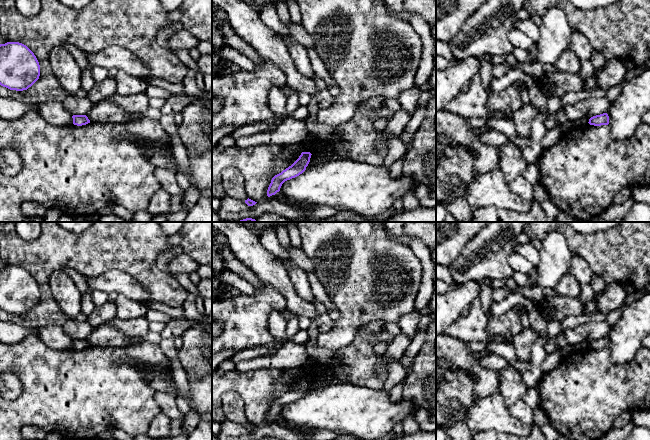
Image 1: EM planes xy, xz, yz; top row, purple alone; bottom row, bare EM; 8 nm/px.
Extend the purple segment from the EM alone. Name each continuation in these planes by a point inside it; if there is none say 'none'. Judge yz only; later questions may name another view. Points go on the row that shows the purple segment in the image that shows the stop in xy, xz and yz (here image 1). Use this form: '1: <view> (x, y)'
none

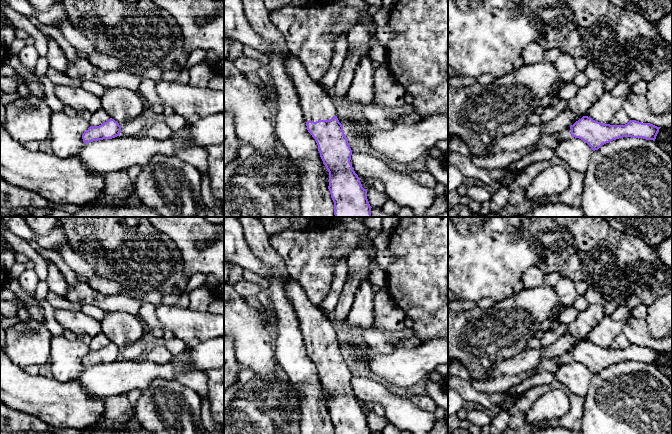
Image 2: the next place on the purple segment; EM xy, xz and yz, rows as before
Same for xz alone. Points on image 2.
1: xz (316, 104)

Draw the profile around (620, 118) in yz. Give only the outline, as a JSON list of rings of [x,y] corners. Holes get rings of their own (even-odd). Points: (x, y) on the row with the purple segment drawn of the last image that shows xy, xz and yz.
[[[621,108],[619,109],[615,115],[612,117],[610,121],[610,125],[625,125],[627,124],[631,119],[627,115],[627,113]]]

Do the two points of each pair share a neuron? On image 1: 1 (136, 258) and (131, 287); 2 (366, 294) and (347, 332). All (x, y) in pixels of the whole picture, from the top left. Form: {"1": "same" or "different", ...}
{"1": "different", "2": "same"}

